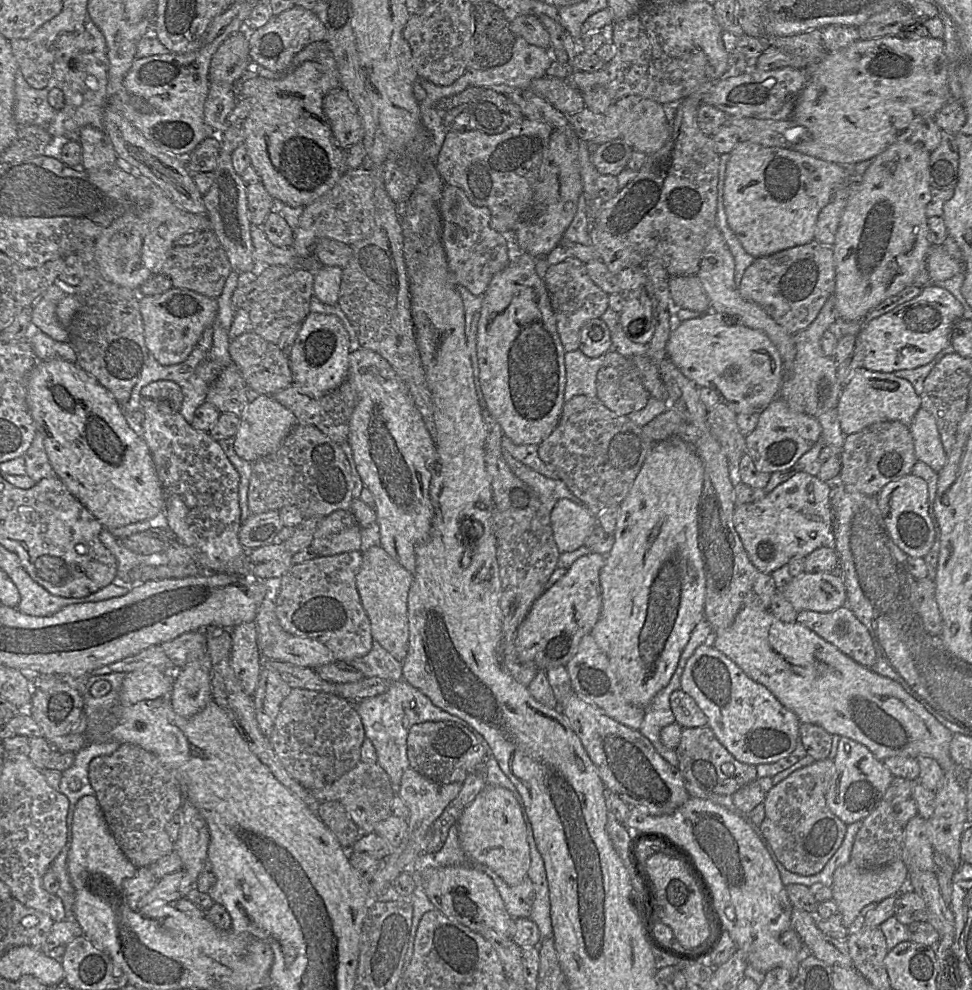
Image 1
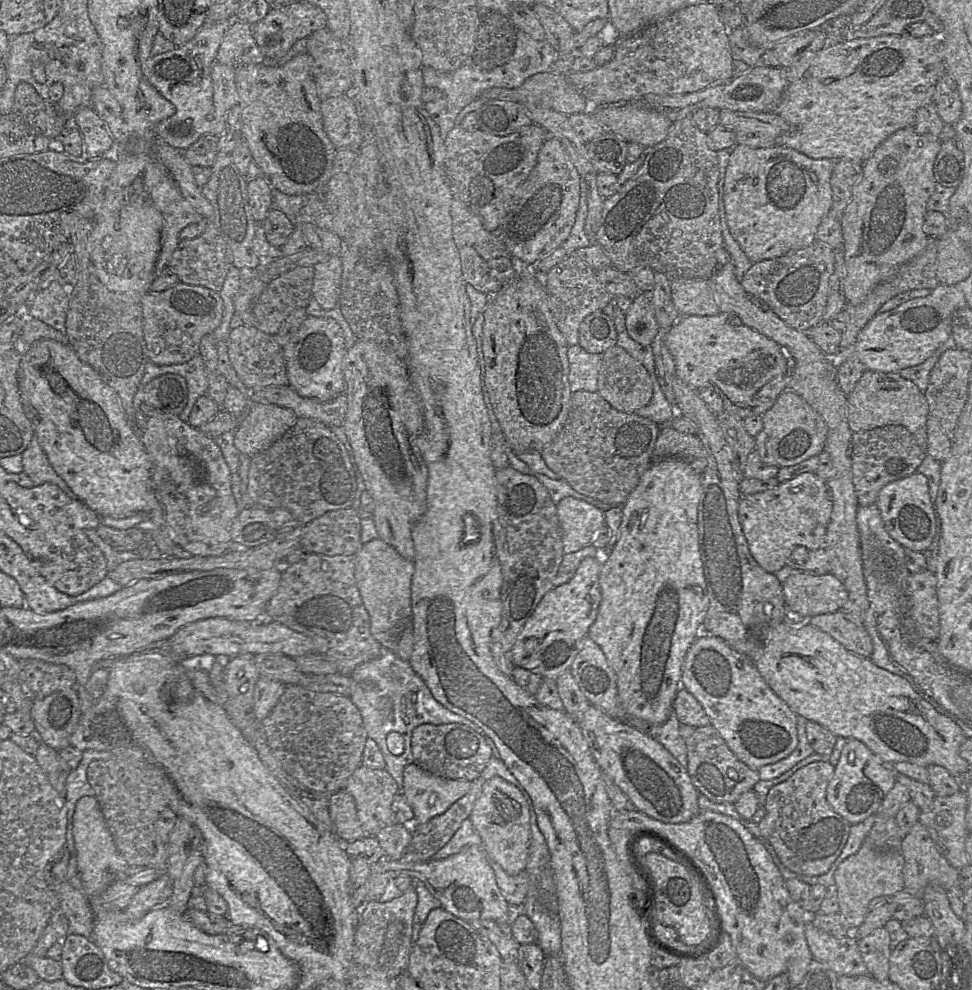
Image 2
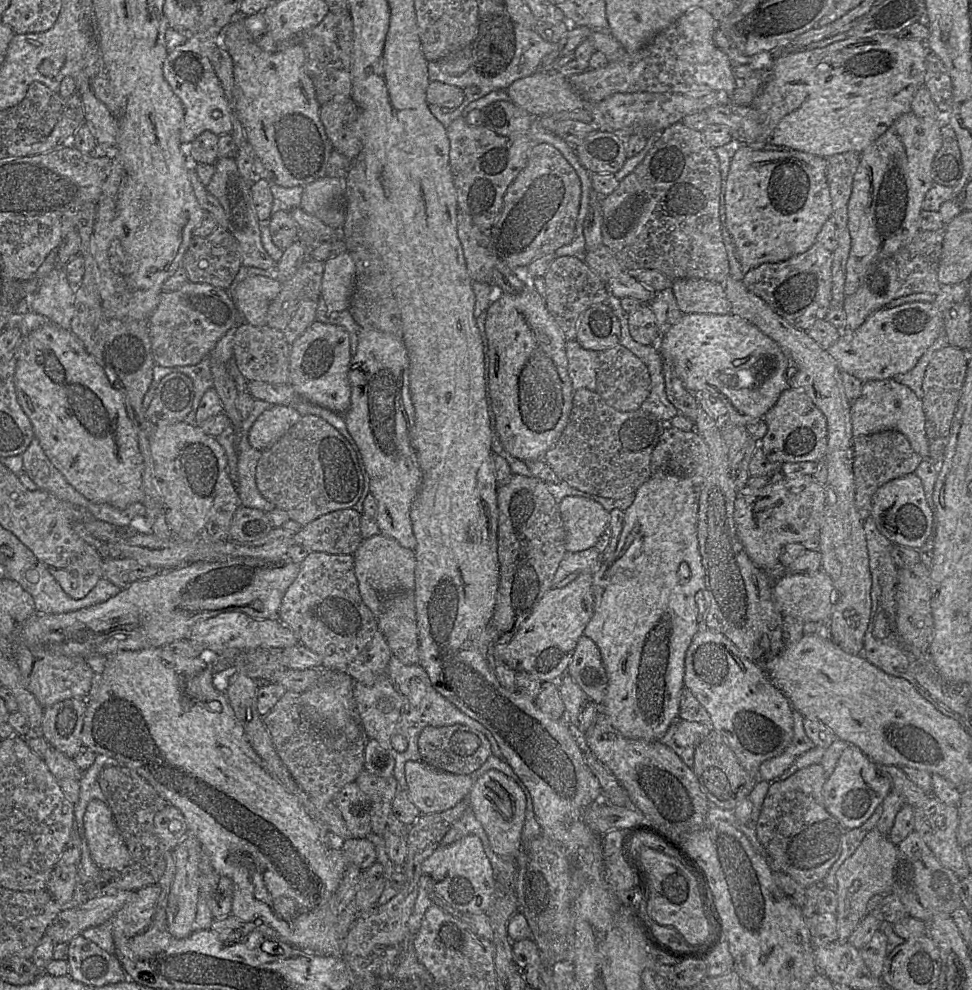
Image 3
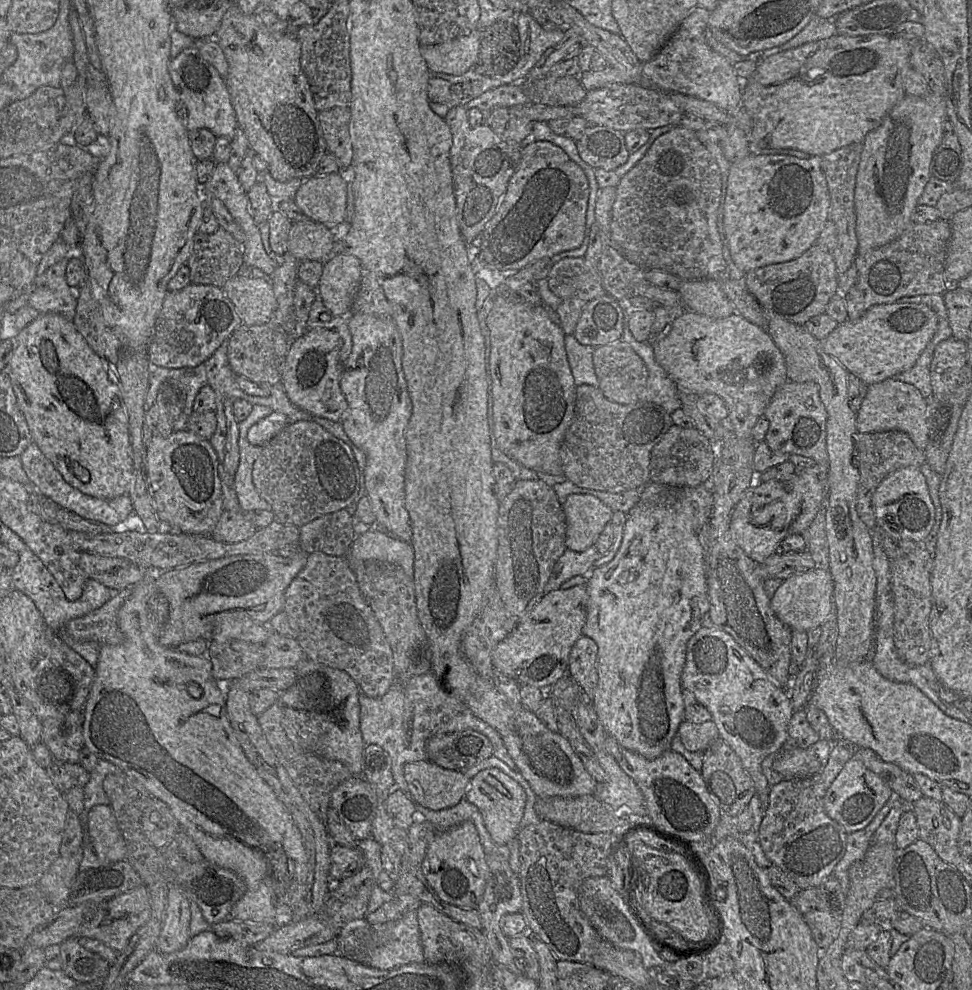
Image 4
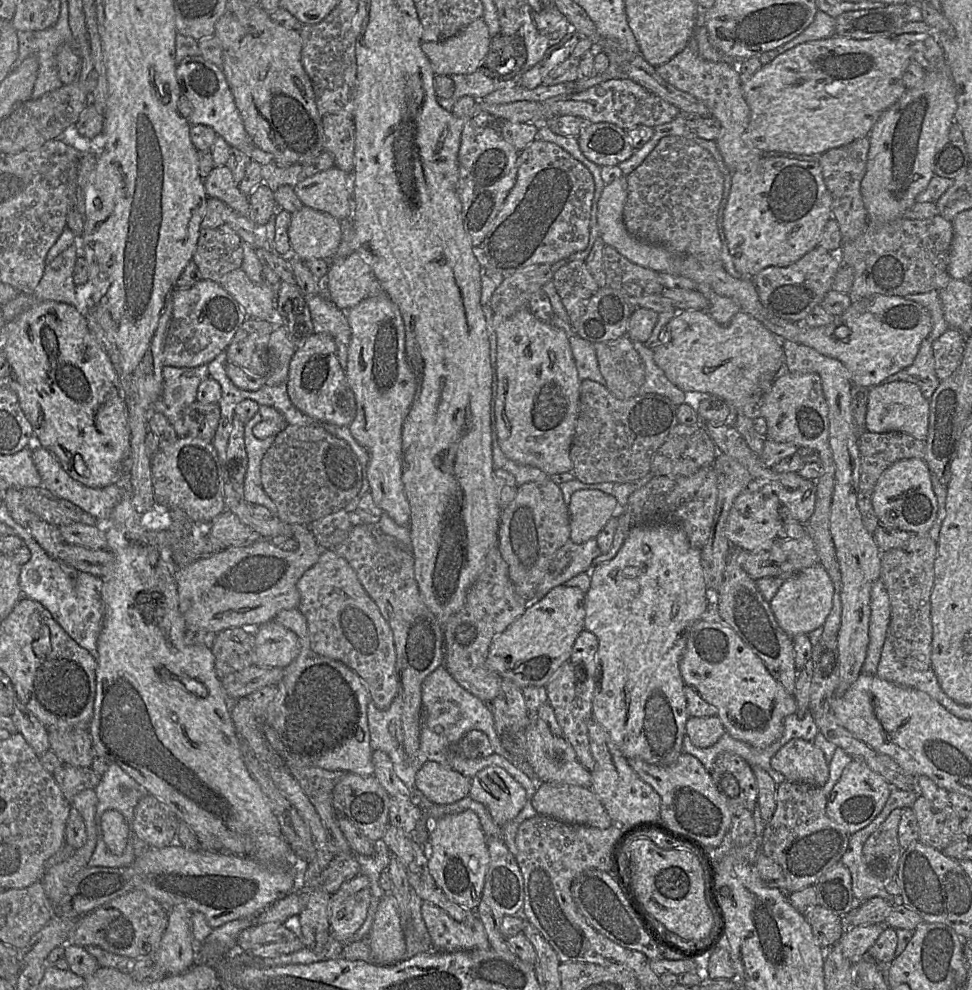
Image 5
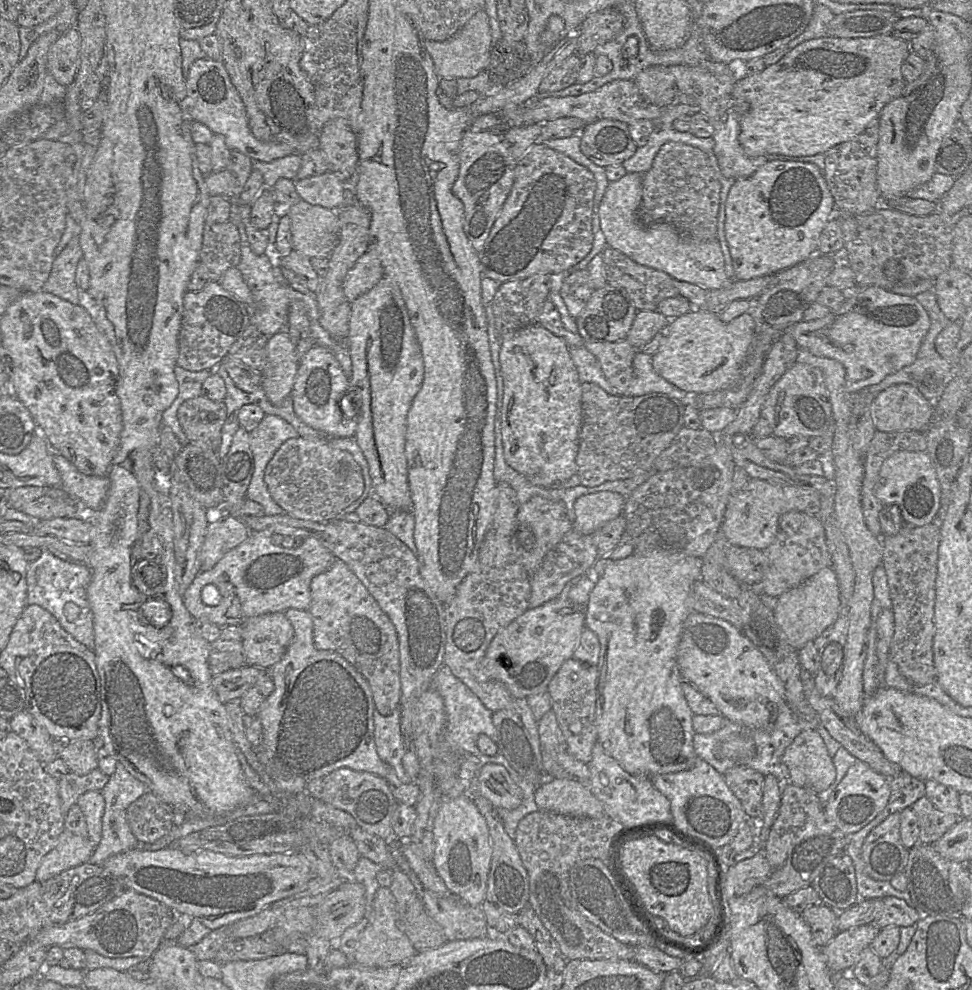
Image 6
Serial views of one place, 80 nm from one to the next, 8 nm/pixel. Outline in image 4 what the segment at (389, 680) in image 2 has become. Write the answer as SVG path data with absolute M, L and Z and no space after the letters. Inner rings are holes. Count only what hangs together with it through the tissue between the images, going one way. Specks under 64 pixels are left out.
M431 671L414 676L406 683L398 683L395 680L389 690L379 698L360 693L359 704L360 730L365 745L378 745L389 754L395 788L408 795L409 787L404 776L404 767L409 763L428 760L425 744L435 735L467 729L482 733L492 744L492 755L511 769L517 770L499 733L476 717L463 702L444 691Z

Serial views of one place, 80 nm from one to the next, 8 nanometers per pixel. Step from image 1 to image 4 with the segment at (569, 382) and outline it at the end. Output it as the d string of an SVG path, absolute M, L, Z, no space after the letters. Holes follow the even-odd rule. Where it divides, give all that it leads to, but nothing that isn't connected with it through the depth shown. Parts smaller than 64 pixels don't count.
M574 334L566 335L564 343L575 385L589 384L598 387L598 379L593 365L594 348L580 344Z

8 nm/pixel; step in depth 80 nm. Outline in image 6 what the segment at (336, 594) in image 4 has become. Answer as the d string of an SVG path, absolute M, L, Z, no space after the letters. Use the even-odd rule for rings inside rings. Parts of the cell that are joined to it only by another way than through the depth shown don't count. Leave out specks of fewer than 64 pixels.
M335 559L330 568L310 584L309 613L313 620L314 645L332 650L353 665L367 680L375 707L389 715L400 707L400 653L396 629L389 617L349 566Z

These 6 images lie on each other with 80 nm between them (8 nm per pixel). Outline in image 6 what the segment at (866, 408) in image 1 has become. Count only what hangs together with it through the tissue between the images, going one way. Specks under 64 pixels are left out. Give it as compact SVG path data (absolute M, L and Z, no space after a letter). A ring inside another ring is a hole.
M895 384L876 394L870 405L875 429L880 432L925 432L933 405L911 384Z

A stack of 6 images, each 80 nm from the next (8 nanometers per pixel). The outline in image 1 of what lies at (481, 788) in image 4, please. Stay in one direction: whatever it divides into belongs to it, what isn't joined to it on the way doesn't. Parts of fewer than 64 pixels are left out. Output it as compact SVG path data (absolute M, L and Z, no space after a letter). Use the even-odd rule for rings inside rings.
M487 784L456 823L458 840L473 861L492 869L509 886L519 885L530 867L530 850L522 808L511 791Z

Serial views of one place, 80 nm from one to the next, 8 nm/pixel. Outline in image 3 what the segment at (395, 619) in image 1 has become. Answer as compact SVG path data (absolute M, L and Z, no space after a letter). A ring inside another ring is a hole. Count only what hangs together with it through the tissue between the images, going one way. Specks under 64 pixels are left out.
M382 533L364 539L353 553L353 557L360 596L375 617L381 611L384 598L399 592L414 591L415 552L402 547L395 539Z

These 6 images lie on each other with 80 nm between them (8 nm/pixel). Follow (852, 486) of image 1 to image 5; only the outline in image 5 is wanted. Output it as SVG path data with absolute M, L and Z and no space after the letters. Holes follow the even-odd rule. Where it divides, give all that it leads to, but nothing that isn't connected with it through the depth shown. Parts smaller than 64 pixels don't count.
M862 431L858 437L860 457L860 478L858 484L858 508L865 528L874 534L878 527L878 518L872 504L872 494L882 472L896 461L902 459L924 459L925 441L918 440L903 432L874 433Z

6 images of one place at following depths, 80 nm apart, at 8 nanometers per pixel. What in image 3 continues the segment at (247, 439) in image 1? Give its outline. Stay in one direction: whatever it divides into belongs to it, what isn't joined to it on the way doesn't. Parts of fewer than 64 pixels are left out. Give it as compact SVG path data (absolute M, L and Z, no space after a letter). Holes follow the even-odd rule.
M271 405L253 423L248 433L250 445L260 451L268 449L300 418L294 406Z

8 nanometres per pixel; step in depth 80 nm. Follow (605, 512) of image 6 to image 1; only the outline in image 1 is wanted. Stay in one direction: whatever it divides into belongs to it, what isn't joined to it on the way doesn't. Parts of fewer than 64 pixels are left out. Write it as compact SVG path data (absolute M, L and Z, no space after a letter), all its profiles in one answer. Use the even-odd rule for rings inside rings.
M567 498L558 500L551 510L550 522L559 552L572 552L584 546L586 538L598 525L597 517L583 504Z

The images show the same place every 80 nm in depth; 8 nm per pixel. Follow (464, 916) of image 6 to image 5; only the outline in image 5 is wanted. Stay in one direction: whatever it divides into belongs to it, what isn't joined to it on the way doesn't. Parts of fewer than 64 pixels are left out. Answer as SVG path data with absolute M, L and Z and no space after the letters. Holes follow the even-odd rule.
M422 901L421 914L434 951L456 952L490 948L484 925L477 914L472 920L458 922L429 901Z

